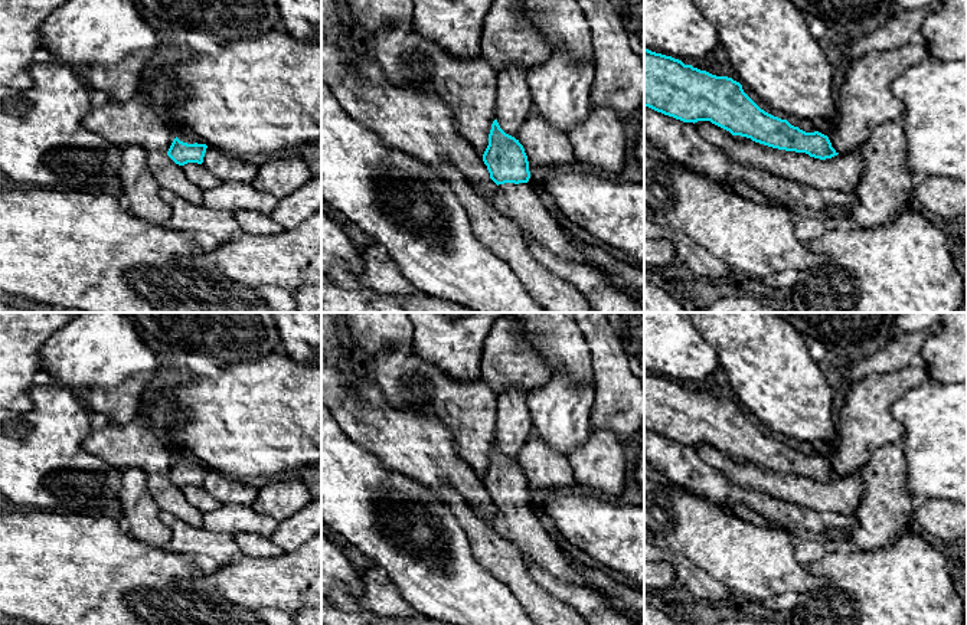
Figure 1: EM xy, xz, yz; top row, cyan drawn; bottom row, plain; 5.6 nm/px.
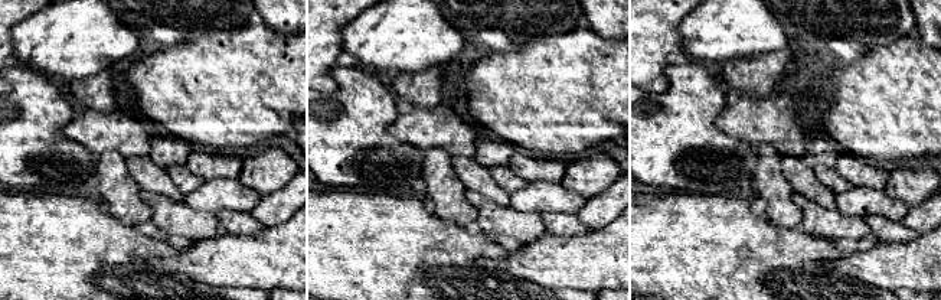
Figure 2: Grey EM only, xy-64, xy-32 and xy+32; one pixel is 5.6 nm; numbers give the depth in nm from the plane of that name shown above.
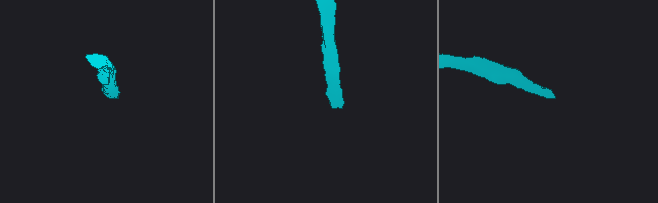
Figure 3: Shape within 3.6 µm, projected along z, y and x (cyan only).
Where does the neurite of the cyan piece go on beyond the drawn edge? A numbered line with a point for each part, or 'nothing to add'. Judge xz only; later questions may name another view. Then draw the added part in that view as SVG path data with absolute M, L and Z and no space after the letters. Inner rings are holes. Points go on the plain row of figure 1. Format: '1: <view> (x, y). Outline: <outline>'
1: xz (522, 526). Outline: M504 505L504 507L499 507L497 508L497 514L493 520L493 529L494 531L502 536L503 539L512 541L523 554L523 557L527 557L529 560L535 562L536 565L539 565L545 572L551 573L552 576L563 580L563 582L569 582L569 583L575 583L575 585L584 585L588 588L592 588L588 582L588 576L587 573L579 569L568 556L566 553L553 541L553 539L549 536L549 533L546 531L546 527L542 523L540 514L538 513L538 510L535 510L532 505ZM592 588L594 590L598 592L597 588Z

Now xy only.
1: xy (185, 458). Outline: M183 452L180 457L176 458L180 464L187 467L206 467L202 461L196 459L193 455Z

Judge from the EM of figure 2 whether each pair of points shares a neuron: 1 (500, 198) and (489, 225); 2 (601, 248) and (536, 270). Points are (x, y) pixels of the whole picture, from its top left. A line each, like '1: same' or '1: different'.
1: different
2: same

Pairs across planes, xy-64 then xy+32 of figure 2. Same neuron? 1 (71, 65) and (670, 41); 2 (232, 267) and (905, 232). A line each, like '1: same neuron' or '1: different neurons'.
1: different neurons
2: different neurons

